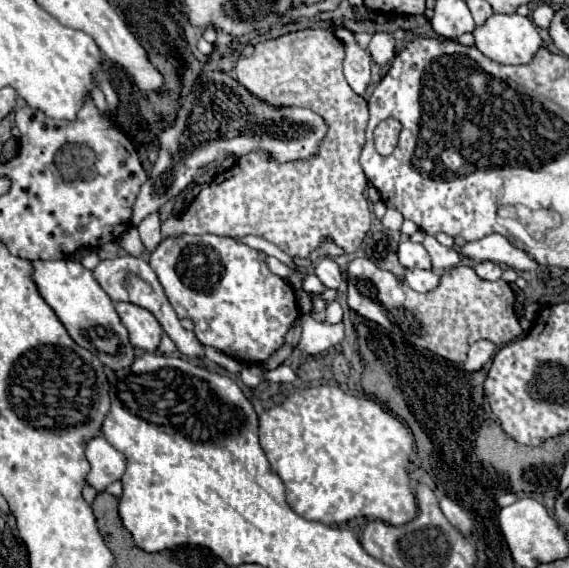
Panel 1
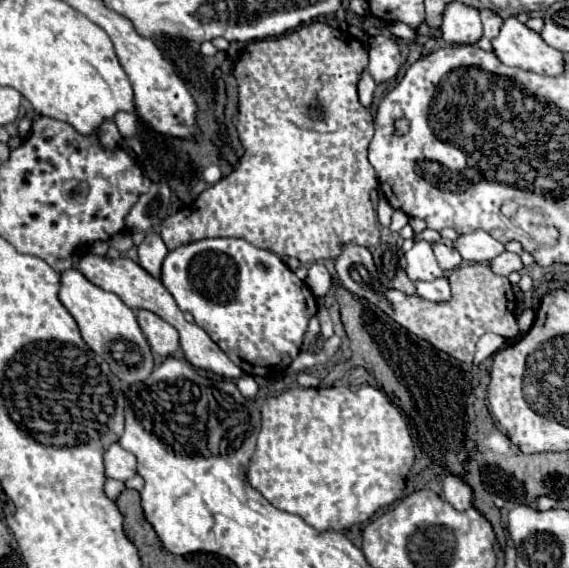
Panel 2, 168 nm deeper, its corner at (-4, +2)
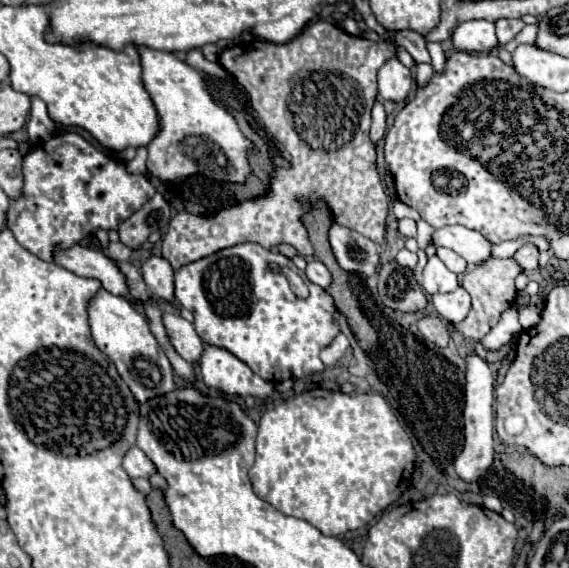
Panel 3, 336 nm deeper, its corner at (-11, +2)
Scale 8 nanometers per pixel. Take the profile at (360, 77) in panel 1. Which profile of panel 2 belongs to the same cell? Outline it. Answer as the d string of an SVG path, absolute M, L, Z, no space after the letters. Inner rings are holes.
M365 70L365 72L361 74L361 80L359 80L359 100L361 100L361 104L363 104L365 108L371 106L371 102L373 102L373 92L375 92L373 78L371 78L369 72Z

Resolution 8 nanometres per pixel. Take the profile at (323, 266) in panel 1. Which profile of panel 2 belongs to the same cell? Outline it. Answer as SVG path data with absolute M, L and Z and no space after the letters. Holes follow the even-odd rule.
M311 264L305 282L309 284L309 288L315 296L325 296L331 290L333 278L331 278L329 270L323 264Z

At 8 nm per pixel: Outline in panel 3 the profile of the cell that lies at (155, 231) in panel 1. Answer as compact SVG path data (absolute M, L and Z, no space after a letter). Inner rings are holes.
M150 256L142 264L142 278L156 298L174 302L174 270L164 256Z

